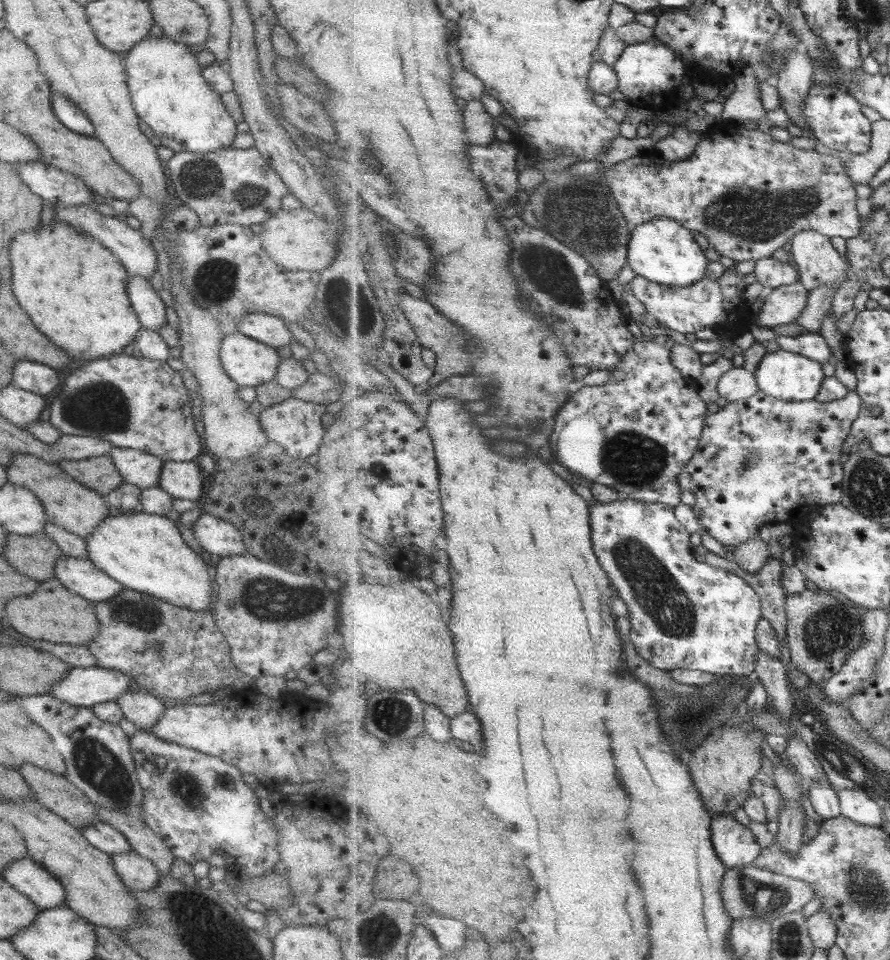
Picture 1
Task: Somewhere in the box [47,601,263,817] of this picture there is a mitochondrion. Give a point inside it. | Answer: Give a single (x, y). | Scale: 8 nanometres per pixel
(95, 763)

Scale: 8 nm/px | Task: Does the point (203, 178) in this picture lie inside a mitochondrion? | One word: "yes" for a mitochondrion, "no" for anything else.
yes

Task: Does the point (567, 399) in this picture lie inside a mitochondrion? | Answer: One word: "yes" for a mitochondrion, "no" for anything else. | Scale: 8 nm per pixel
no

